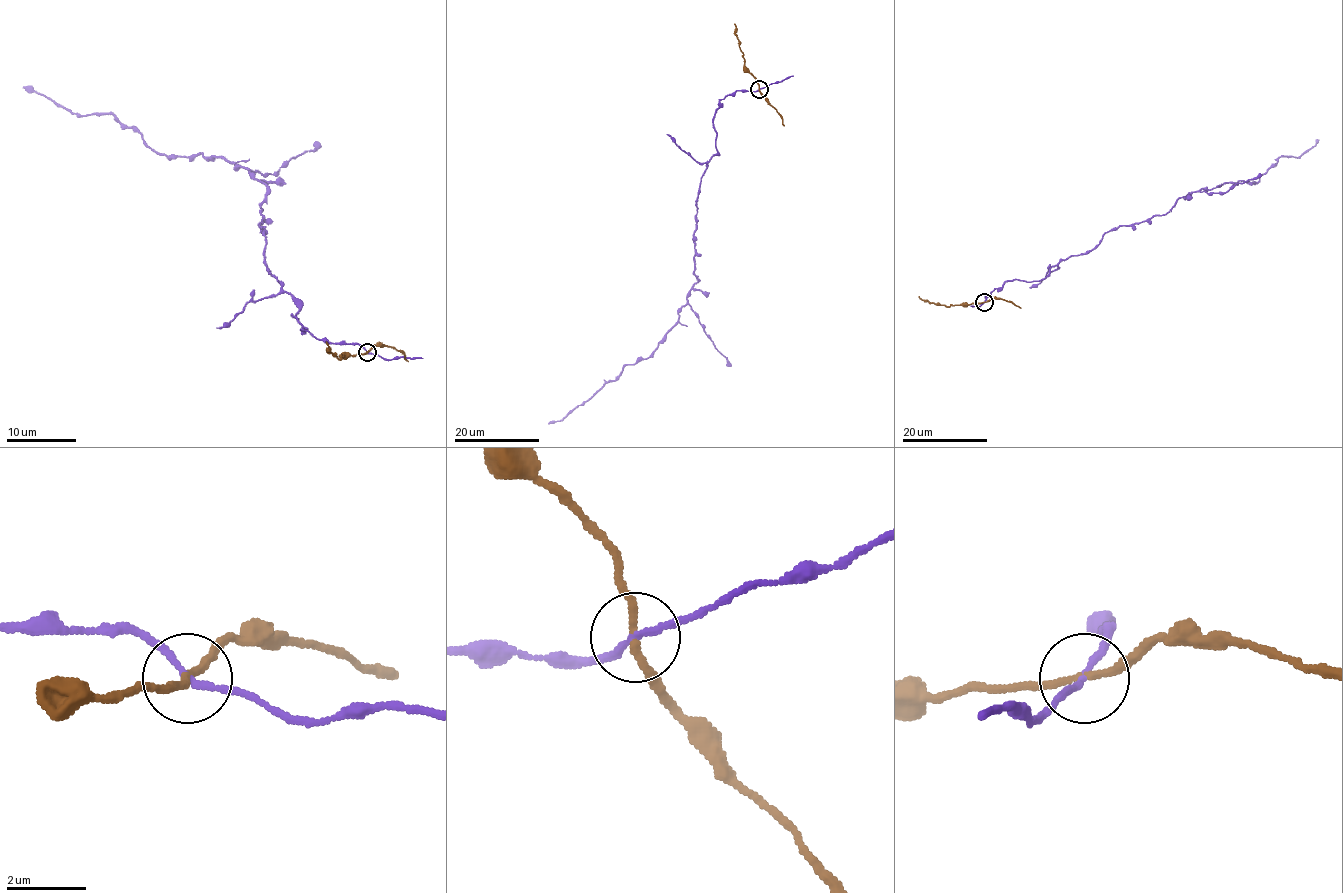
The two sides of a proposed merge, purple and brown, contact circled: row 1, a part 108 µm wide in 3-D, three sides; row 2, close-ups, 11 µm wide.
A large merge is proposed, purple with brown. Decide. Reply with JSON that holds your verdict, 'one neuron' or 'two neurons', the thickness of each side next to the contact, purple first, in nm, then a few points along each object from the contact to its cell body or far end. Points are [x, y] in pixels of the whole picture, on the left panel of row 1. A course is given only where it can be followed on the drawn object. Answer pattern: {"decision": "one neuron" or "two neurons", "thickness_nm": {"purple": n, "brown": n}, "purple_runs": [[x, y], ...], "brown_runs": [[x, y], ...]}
{"decision": "two neurons", "thickness_nm": {"purple": 140, "brown": 170}, "purple_runs": [[367, 351], [291, 315], [267, 270], [267, 187], [249, 171], [166, 157], [111, 114], [22, 88]], "brown_runs": [[367, 351], [338, 358], [327, 350], [326, 341]]}

